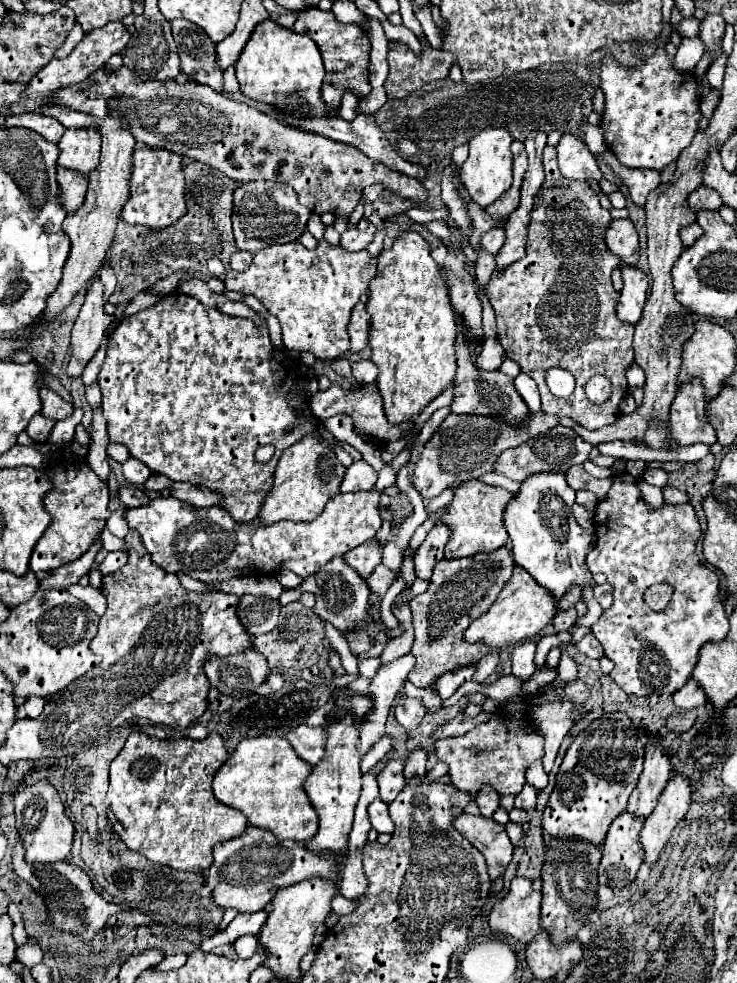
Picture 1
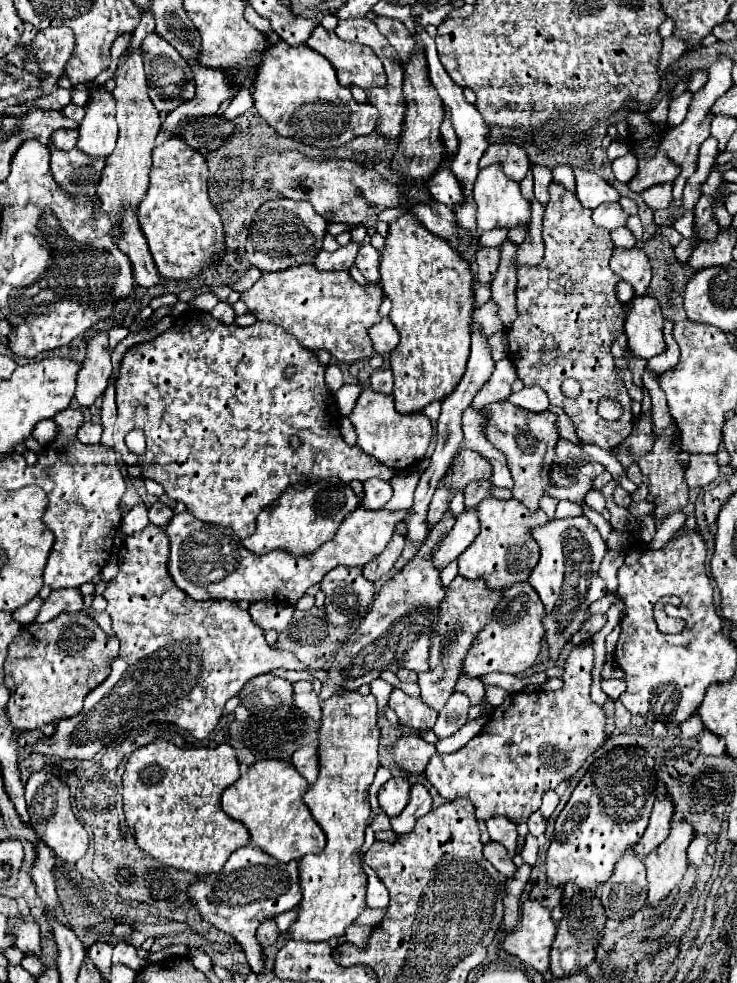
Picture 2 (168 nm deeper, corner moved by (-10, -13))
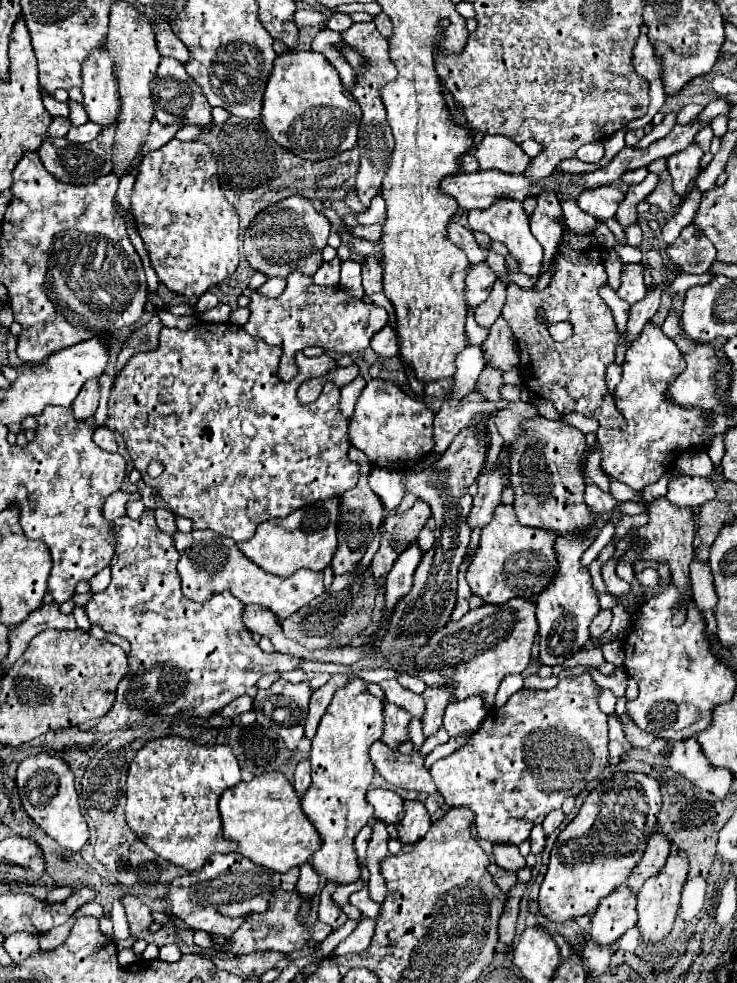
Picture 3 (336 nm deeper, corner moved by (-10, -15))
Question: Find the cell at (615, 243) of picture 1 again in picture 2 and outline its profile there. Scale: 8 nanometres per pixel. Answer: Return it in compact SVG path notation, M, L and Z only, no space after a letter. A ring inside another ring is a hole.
M614 248L614 254L610 258L610 268L634 288L634 296L644 296L646 288L652 278L652 266L644 254L644 250L638 248Z

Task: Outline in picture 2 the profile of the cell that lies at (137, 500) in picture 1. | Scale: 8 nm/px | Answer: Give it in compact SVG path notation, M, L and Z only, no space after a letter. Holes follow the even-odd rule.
M162 502L152 504L148 512L150 512L150 522L156 524L156 526L166 526L170 522L170 518L174 516L174 512L166 504L162 504Z

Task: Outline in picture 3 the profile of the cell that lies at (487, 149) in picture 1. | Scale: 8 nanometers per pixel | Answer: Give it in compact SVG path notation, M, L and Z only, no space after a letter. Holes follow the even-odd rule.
M502 198L502 200L494 200L494 204L490 208L470 210L468 212L468 224L470 224L470 230L486 232L492 240L504 242L508 246L508 252L520 262L520 272L524 272L528 276L538 276L540 274L542 246L538 244L538 240L530 232L530 220L524 214L524 208L522 208L520 200Z

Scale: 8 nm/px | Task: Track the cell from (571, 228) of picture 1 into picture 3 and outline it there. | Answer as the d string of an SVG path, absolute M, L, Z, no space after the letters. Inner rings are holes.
M564 226L552 270L550 284L544 290L534 292L510 284L502 308L502 316L508 320L520 348L520 374L526 380L524 386L534 396L550 400L562 414L578 412L594 418L602 428L626 428L626 418L618 412L606 386L606 368L614 362L618 330L610 308L598 294L600 288L608 284L608 274L602 262L602 246L594 232L576 234ZM538 308L544 308L548 322L570 322L574 334L564 342L552 340L546 326L536 322Z

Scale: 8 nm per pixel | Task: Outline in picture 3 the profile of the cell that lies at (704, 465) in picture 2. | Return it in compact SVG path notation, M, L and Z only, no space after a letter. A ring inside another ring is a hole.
M676 476L668 484L666 498L678 506L702 506L716 496L714 484L704 476Z

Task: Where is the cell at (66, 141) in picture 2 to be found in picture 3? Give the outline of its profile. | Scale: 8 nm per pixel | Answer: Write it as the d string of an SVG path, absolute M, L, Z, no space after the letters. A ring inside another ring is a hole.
M90 120L82 126L76 126L76 128L70 128L70 132L66 134L66 138L74 144L84 144L84 142L92 142L98 134L100 134L100 126L98 124L92 124Z

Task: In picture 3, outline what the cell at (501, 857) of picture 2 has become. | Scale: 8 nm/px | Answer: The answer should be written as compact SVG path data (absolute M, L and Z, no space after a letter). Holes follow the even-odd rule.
M492 862L492 864L488 866L488 872L492 874L494 882L502 888L502 892L504 892L504 894L510 890L510 886L514 886L514 884L518 882L518 878L516 878L516 874L514 874L514 872L506 872L504 868L498 868L498 864L496 864L496 862Z

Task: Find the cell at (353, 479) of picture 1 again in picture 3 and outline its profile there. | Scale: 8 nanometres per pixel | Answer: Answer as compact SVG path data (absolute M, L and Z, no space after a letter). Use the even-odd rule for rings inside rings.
M374 468L368 482L370 488L376 496L380 496L384 510L394 510L404 496L404 474L402 472L394 472L394 470L386 470L386 468Z

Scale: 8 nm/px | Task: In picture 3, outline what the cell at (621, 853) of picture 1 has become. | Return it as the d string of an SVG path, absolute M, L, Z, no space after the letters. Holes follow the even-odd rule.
M622 884L596 908L590 938L598 944L612 944L628 928L636 926L636 922L636 894L628 888L628 884Z

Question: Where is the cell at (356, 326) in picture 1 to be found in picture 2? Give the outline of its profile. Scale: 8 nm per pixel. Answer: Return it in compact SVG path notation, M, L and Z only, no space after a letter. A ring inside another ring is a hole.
M382 318L376 326L372 326L370 328L370 338L374 342L374 352L376 354L390 354L400 342L400 334L394 328L394 324L390 322L390 318Z

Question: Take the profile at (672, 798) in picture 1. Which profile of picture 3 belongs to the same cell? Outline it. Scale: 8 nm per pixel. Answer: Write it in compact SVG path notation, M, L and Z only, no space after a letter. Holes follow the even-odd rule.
M670 852L662 872L658 872L650 880L646 880L646 884L640 888L640 892L638 892L638 928L646 942L650 942L650 944L658 942L672 930L676 912L680 908L680 890L686 880L686 874L688 874L686 856L682 856L682 852Z

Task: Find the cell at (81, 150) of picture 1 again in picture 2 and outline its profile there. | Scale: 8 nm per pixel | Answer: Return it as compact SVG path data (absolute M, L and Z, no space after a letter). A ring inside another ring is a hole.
M88 82L90 100L86 104L86 116L80 124L78 148L86 154L110 156L118 138L118 124L114 118L114 96L110 92L98 90L96 84Z

